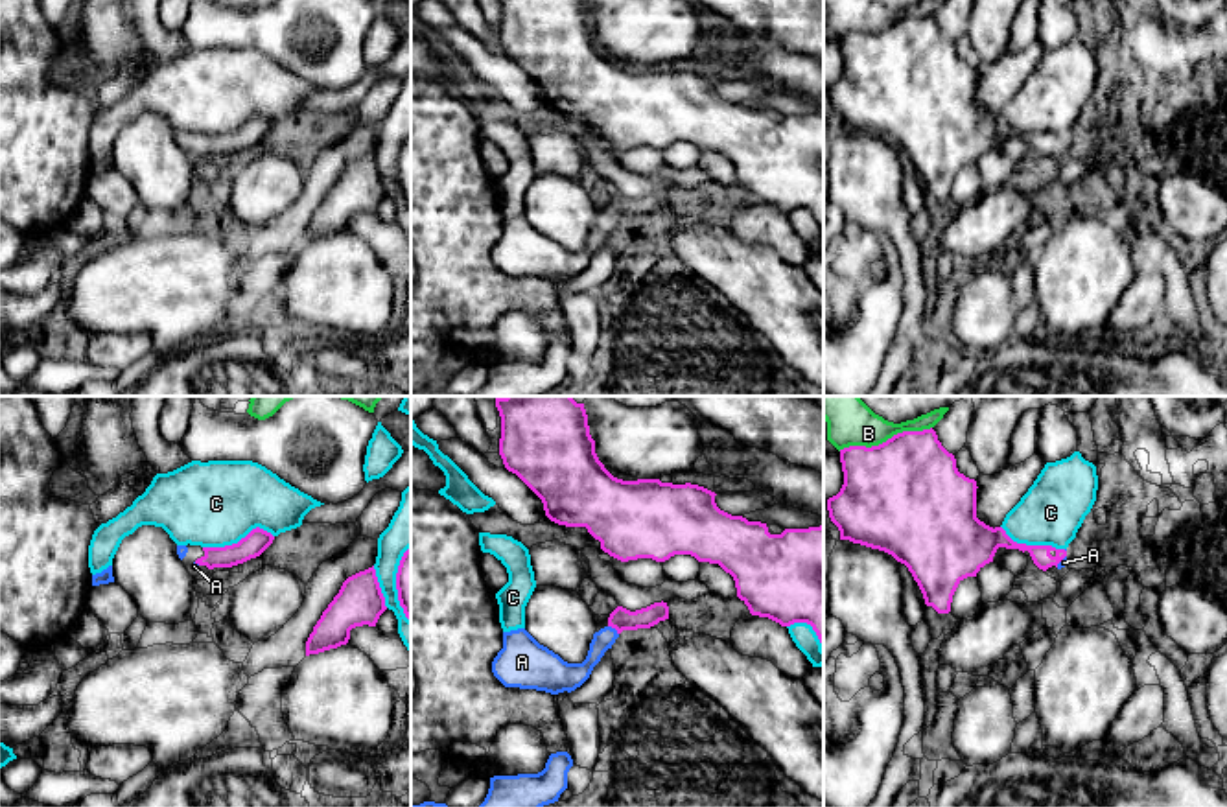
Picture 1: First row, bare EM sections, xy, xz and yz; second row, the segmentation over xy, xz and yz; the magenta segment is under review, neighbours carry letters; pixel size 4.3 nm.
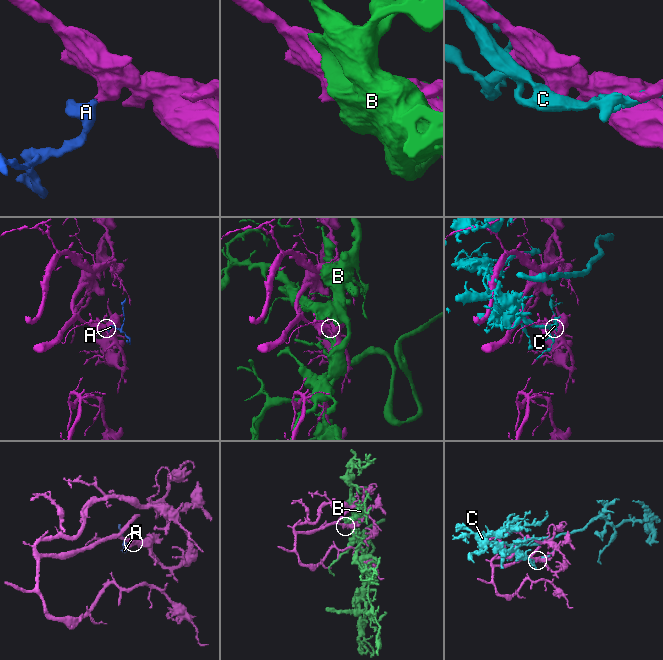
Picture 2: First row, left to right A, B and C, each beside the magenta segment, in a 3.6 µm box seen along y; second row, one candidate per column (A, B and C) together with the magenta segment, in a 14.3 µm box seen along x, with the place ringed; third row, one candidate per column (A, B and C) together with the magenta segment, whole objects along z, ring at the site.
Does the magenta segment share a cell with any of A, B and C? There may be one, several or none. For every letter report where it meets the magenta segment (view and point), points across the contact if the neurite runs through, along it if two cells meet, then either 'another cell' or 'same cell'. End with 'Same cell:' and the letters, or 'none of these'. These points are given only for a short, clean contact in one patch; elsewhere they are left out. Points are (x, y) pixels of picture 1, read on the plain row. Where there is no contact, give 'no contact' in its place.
A: meets magenta in xz at (614, 214); runs through xz (621, 207), (614, 214), (603, 227); same cell
B: meets magenta in yz at (887, 28); another cell
C: meets magenta in xy at (240, 128); another cell
Same cell: A

